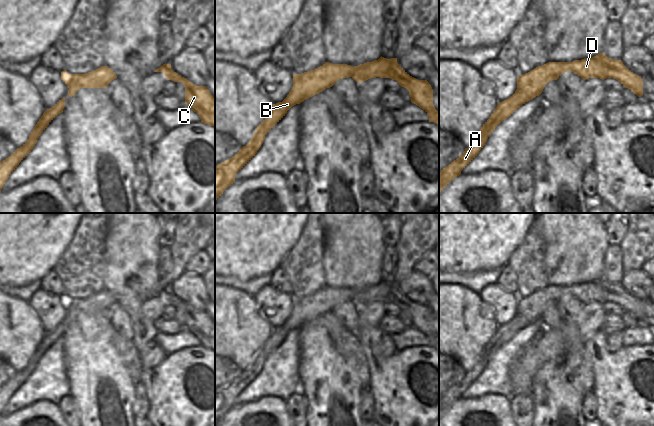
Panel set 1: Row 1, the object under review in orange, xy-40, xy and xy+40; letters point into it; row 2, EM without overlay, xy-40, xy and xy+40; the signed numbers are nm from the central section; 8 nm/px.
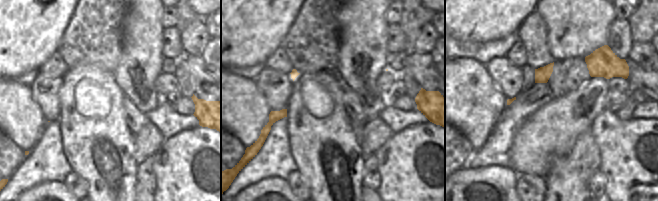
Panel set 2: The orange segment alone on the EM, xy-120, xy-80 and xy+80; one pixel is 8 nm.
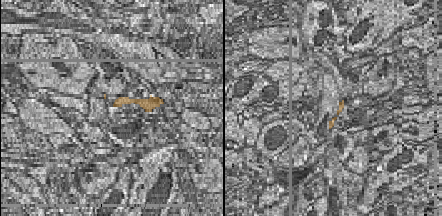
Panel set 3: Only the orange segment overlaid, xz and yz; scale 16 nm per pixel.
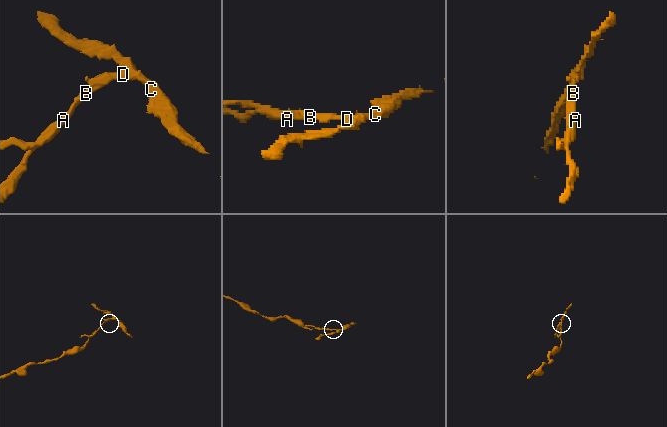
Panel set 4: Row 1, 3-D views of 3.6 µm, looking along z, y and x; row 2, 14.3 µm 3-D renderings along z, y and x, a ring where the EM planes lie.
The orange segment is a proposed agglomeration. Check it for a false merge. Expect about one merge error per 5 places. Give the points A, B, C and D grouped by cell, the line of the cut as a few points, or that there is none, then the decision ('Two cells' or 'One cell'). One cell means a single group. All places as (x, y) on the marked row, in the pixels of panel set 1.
Groups: A B / C D. Split along xy (354, 67), (354, 72), (350, 76). Two cells.

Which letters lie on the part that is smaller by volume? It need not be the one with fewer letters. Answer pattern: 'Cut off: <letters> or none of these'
Cut off: C, D

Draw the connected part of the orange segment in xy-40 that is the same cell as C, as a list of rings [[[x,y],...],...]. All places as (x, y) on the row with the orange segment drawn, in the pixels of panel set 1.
[[[163,64],[154,72],[162,72],[167,80],[182,82],[185,87],[185,104],[196,112],[201,122],[215,127],[215,99],[206,86],[196,86],[171,69],[171,64]]]

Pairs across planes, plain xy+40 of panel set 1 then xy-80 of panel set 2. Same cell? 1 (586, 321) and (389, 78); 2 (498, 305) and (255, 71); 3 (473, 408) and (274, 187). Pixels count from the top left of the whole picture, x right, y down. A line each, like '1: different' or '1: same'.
1: same
2: different
3: same

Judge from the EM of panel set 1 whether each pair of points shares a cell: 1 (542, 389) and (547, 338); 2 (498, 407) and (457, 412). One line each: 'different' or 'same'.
1: different
2: same

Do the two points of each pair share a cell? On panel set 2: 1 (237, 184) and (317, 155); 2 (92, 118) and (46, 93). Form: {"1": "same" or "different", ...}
{"1": "different", "2": "different"}

